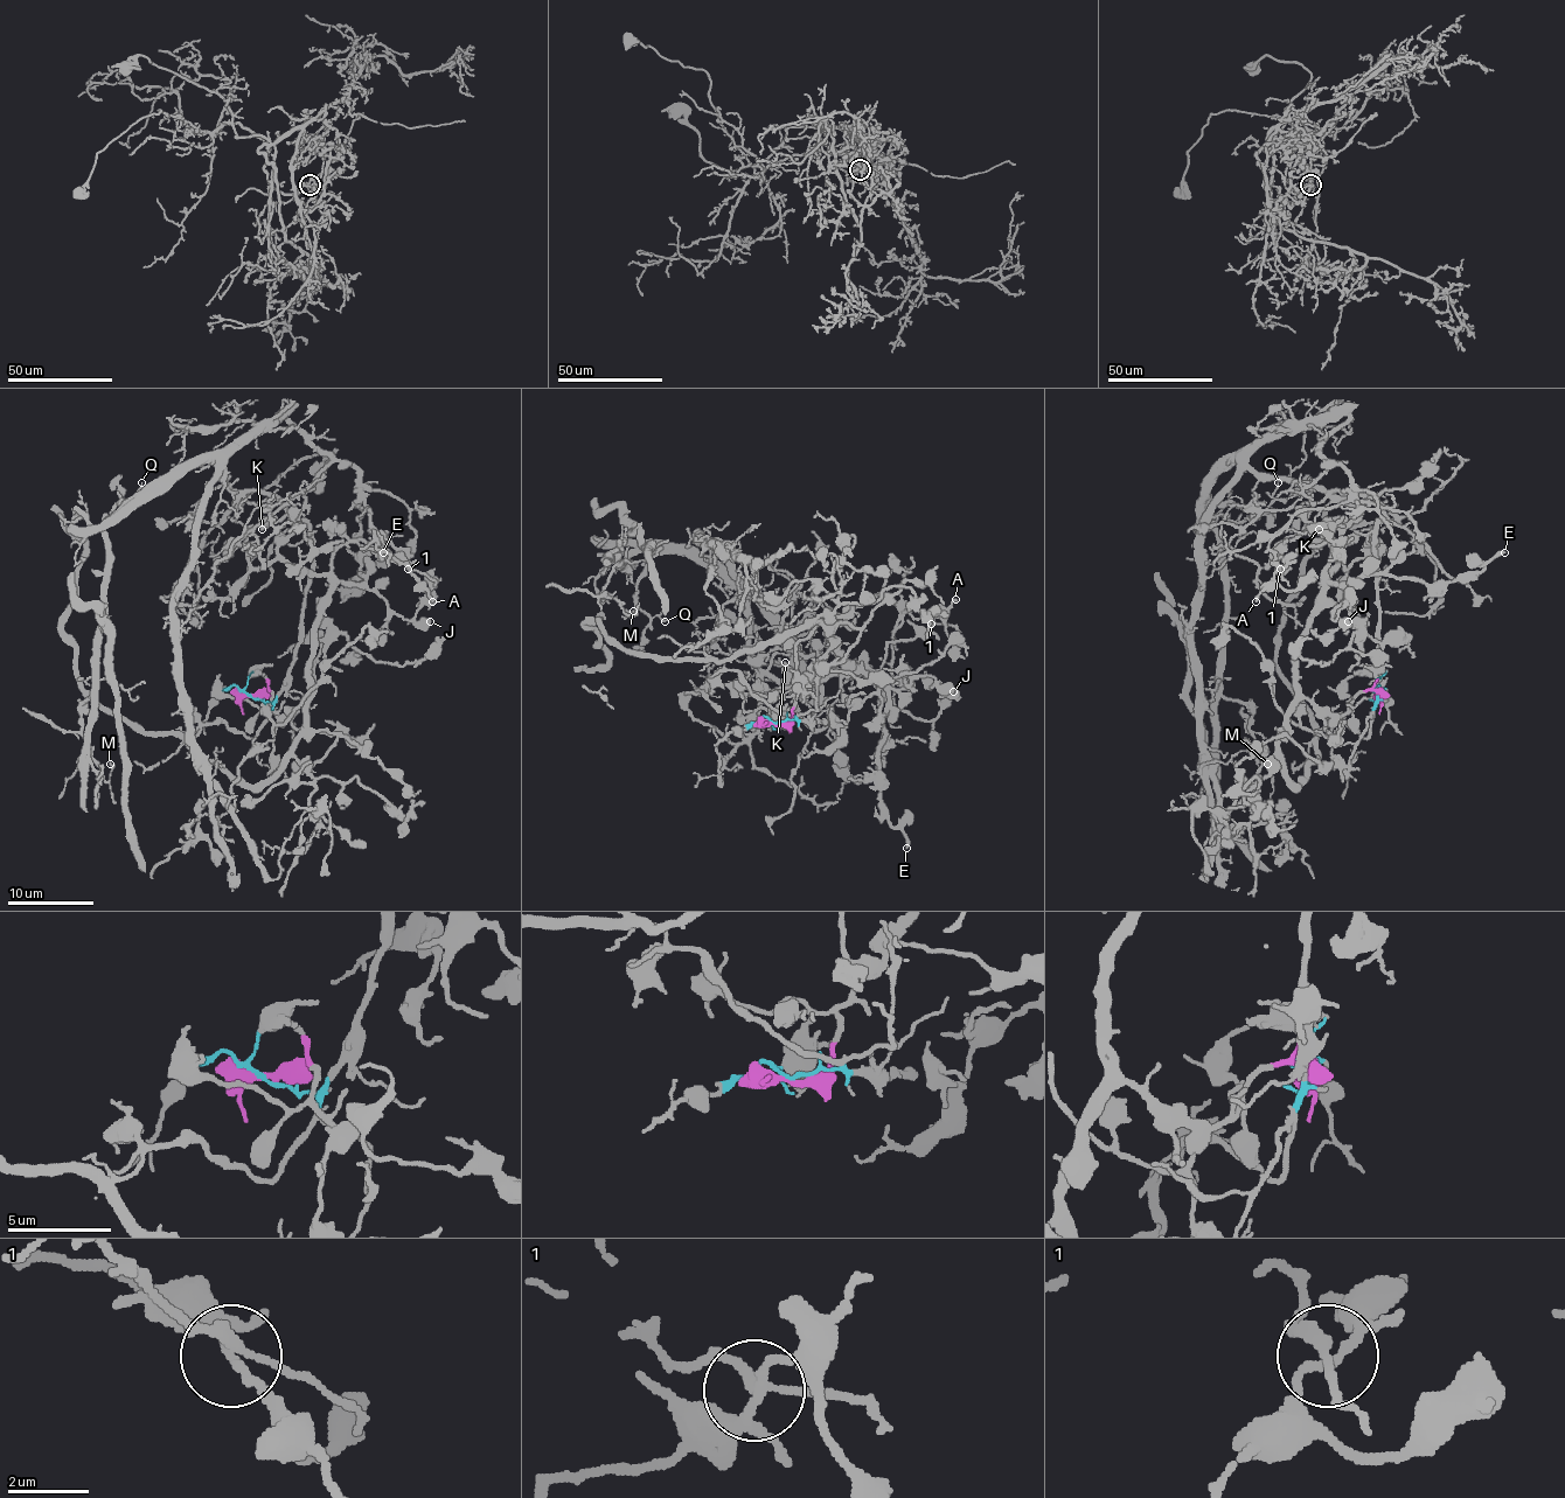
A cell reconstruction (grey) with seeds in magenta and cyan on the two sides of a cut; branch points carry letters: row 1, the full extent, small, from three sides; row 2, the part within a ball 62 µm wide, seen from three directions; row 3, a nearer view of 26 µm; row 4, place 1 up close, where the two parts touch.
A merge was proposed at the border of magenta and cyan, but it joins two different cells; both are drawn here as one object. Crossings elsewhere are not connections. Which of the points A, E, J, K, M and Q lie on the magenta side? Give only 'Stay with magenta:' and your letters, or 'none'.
Stay with magenta: A, E, J, K

